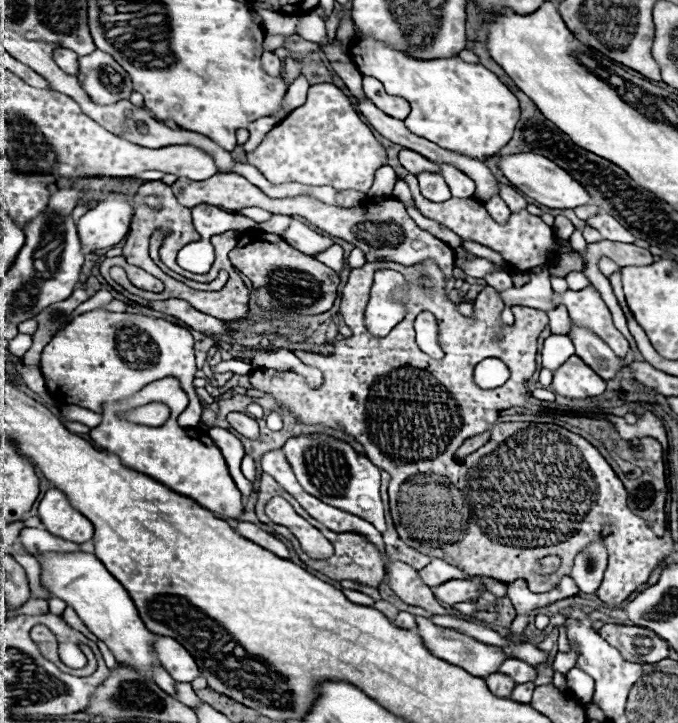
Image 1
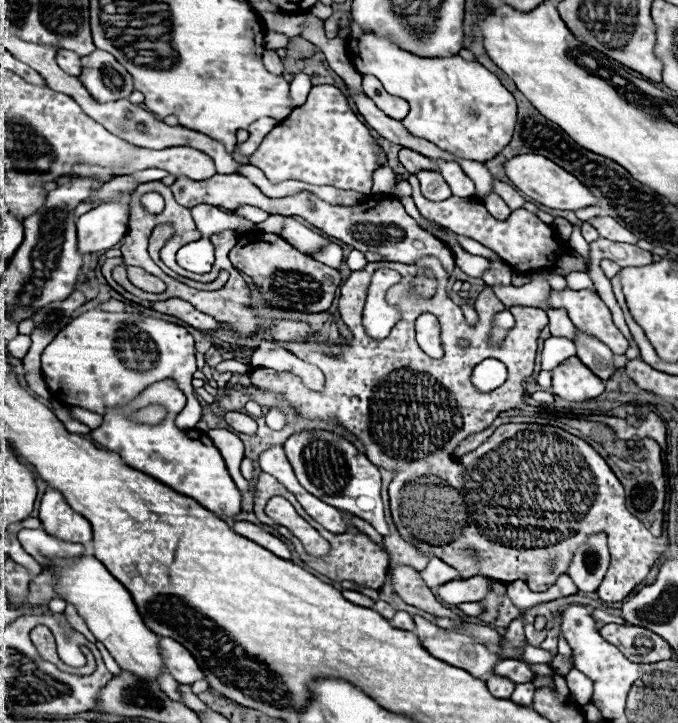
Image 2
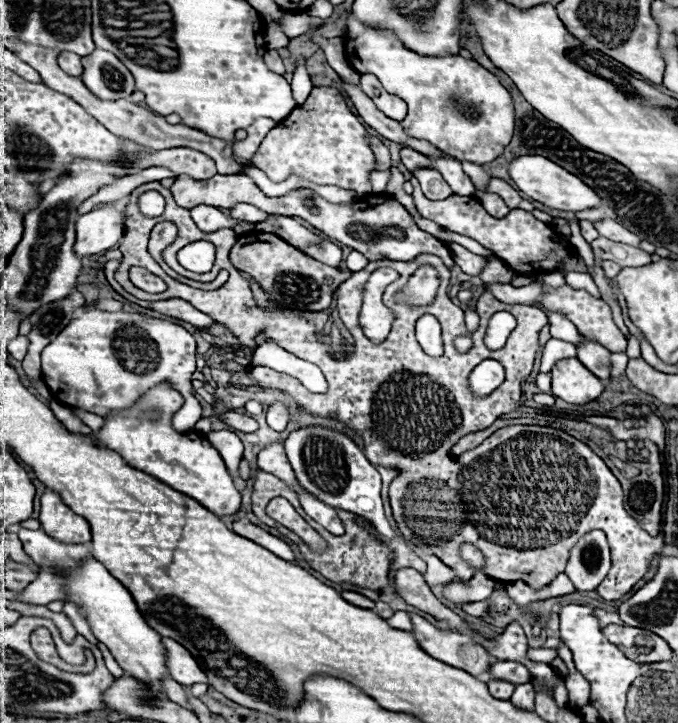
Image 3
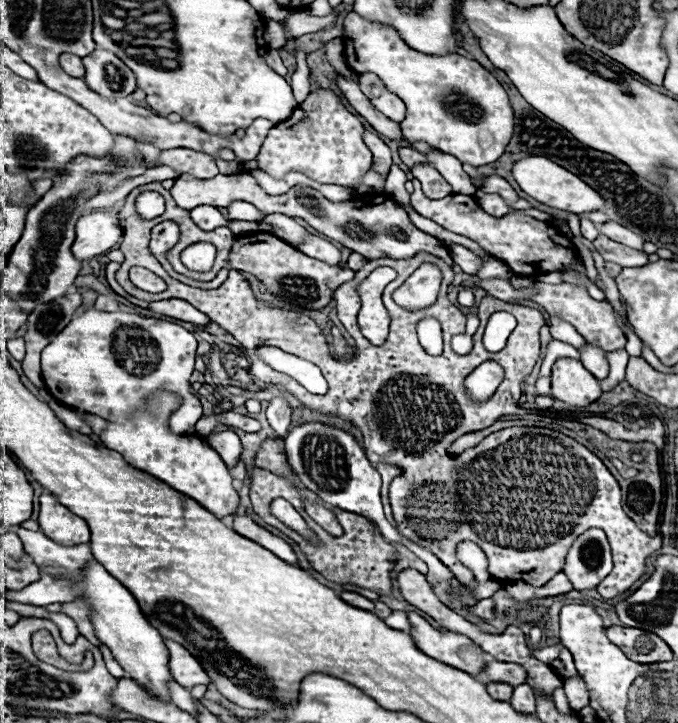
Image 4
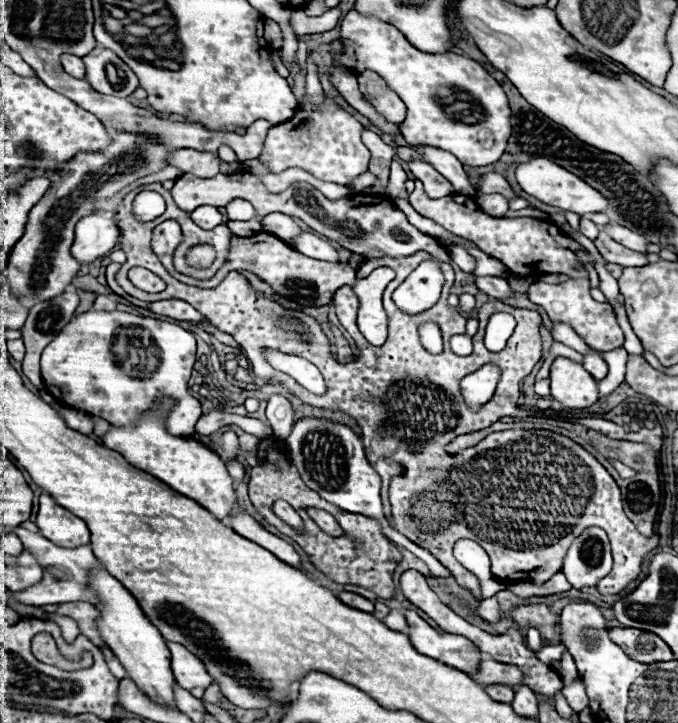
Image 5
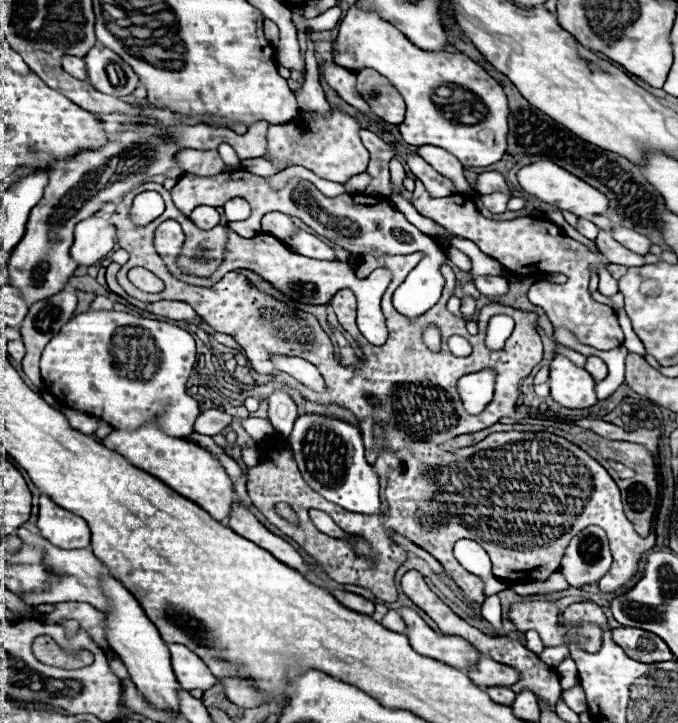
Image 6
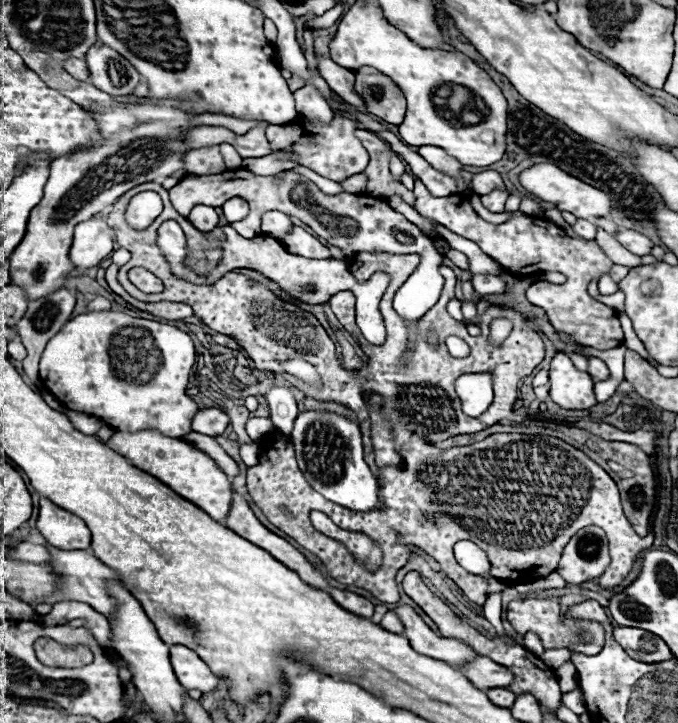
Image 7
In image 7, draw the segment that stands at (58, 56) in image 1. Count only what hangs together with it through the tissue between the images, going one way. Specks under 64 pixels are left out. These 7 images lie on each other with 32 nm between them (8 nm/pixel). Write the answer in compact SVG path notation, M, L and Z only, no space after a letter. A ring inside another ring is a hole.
M66 58L66 60L64 60L64 68L66 68L68 74L76 76L76 80L82 80L82 82L90 80L90 76L88 76L88 66L86 66L86 62L80 60L80 58Z

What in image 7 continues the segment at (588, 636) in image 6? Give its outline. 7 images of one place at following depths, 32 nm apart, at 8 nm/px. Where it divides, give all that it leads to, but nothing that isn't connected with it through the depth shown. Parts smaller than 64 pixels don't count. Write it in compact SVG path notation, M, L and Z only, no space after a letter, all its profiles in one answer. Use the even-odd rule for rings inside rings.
M514 600L509 604L507 611L507 620L516 626L514 630L518 634L526 634L526 632L535 632L543 642L544 649L565 647L575 652L581 652L586 655L598 654L604 646L605 630L598 622L588 622L588 620L572 620L564 616L558 606L558 602L554 600L542 600L542 602L530 602L530 600ZM582 628L591 632L594 639L590 643L579 642L576 632Z

